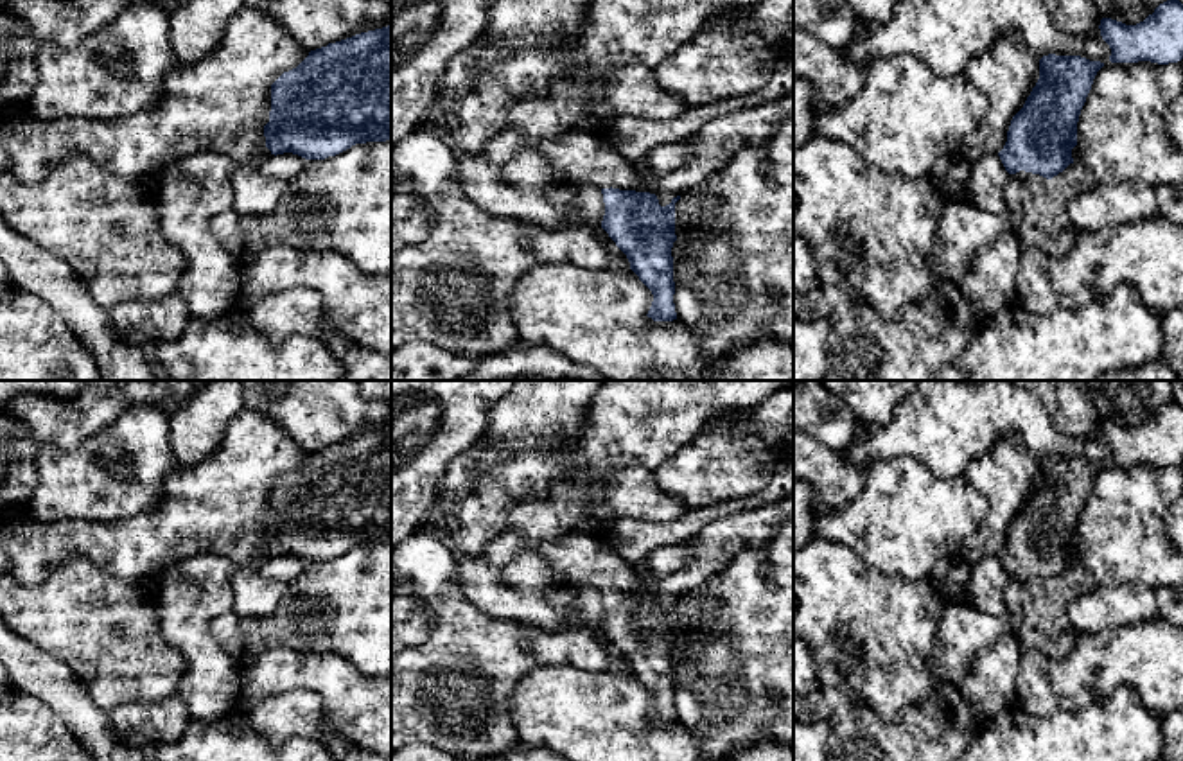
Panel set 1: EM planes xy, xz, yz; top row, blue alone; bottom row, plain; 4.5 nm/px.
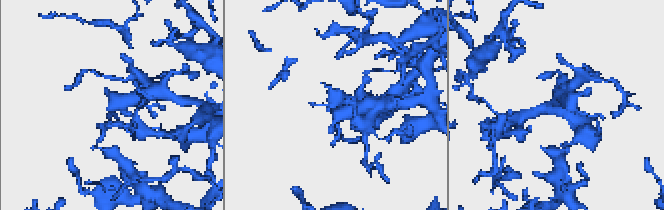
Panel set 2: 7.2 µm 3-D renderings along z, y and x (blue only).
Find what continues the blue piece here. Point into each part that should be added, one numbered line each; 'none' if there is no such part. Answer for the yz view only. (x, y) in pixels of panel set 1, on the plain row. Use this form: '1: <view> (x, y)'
1: yz (988, 580)

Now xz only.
1: xz (584, 560)

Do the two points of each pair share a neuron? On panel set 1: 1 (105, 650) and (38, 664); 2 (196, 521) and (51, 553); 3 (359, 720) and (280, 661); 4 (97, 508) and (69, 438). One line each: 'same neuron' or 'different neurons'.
1: different neurons
2: same neuron
3: same neuron
4: different neurons

